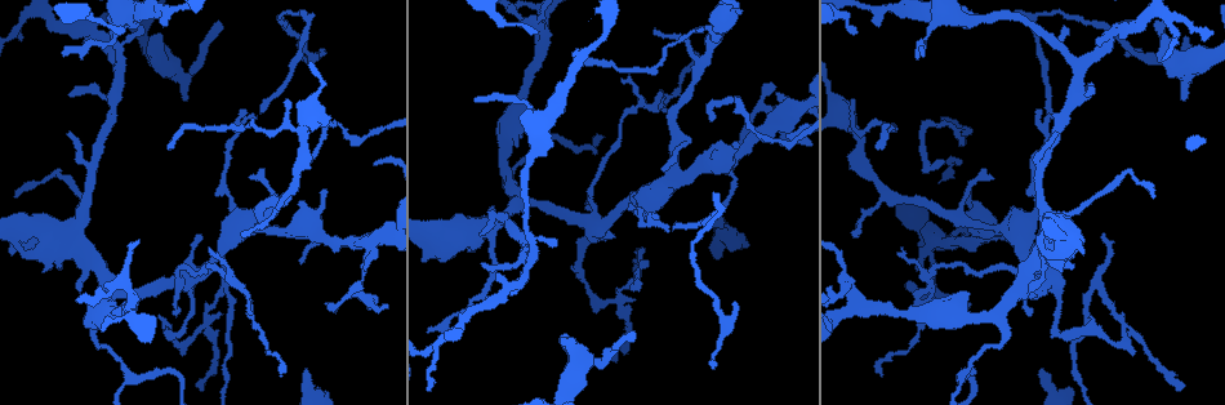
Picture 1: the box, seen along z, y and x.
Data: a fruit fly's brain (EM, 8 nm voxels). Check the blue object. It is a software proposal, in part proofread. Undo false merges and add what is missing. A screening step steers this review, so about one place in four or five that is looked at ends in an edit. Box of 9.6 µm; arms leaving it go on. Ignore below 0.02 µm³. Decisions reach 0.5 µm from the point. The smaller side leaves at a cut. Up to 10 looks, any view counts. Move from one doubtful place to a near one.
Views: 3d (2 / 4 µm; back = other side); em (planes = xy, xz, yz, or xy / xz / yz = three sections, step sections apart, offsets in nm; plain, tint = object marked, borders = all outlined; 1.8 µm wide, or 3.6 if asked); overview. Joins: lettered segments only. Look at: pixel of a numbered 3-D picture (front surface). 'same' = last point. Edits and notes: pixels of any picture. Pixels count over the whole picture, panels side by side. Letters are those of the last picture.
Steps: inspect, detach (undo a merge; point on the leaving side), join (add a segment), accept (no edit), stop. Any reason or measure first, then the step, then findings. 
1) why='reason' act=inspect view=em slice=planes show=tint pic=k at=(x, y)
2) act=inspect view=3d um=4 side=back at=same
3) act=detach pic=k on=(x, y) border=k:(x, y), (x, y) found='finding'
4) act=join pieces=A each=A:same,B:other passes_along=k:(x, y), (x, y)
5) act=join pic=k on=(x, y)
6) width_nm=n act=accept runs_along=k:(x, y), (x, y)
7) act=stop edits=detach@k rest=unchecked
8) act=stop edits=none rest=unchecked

why='thin end' act=inspect view=em slice=planes show=borders pic=1 at=(430, 391)

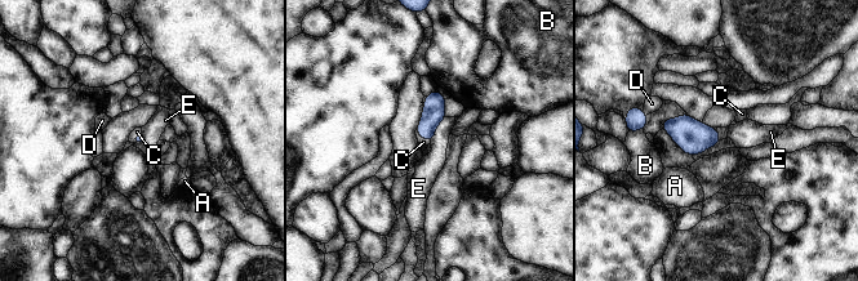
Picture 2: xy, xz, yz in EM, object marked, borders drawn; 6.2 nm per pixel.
act=join pieces=C each=A:other,B:other,C:same,D:other,E:other passes_along=2:(434, 111), (422, 137), (423, 142) found='it goes on there'

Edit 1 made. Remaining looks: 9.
act=inspect view=overview

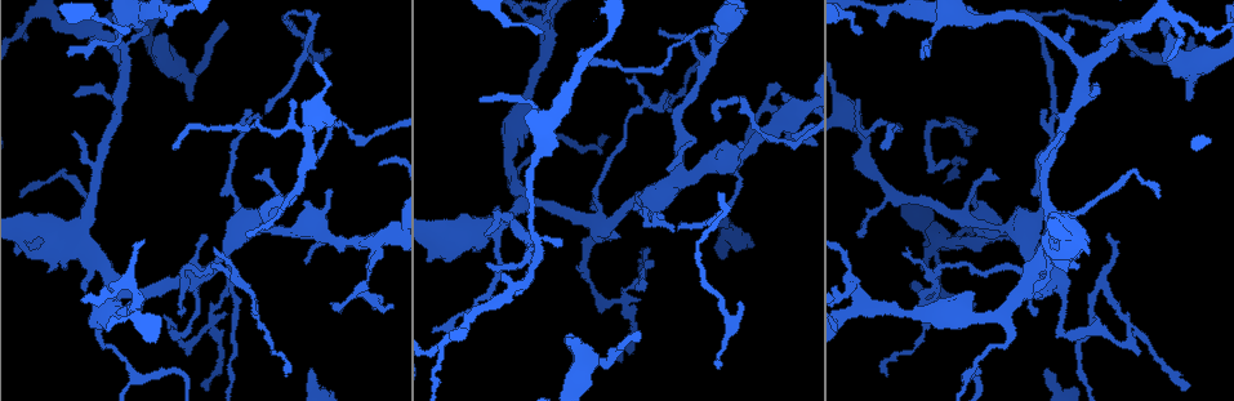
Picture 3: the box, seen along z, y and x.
why='an open end' act=inspect view=em slice=planes show=borders pic=3 at=(637, 330)

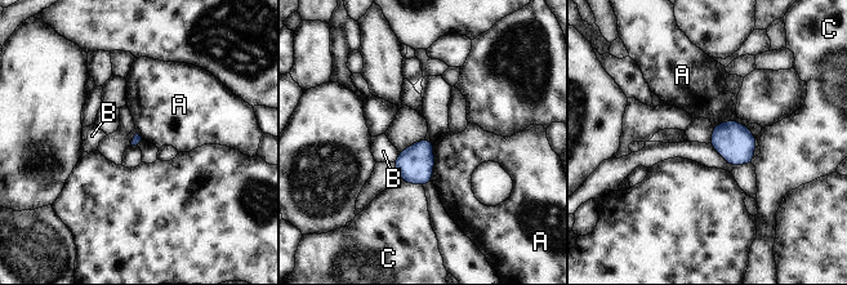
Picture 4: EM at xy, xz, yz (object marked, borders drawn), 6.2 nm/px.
act=accept each=A:other,B:other,C:other border=4:(433, 143), (433, 173), (429, 181) found='no lettered segment goes on from it'

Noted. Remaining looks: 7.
why='four-way junction' act=inspect view=3d um=2 side=back pic=3 at=(194, 281)

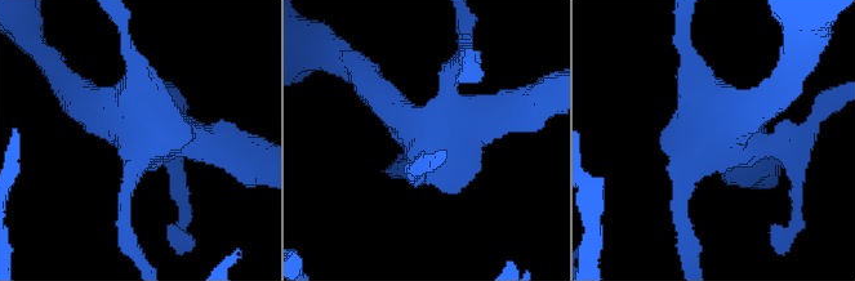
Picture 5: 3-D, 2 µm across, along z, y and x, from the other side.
act=inspect view=em slice=xz step=4 show=tint pic=5 at=(144, 134)

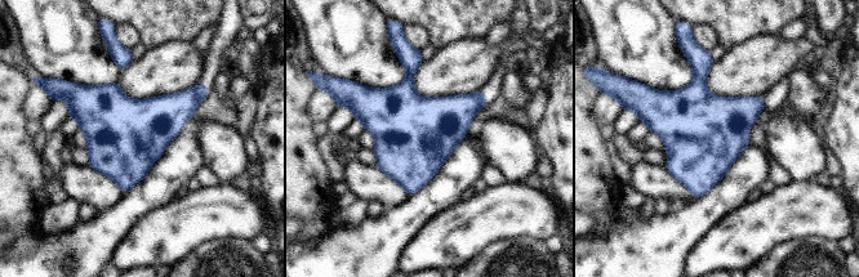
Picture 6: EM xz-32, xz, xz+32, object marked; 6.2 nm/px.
act=inspect view=em slice=planes show=borders at=same

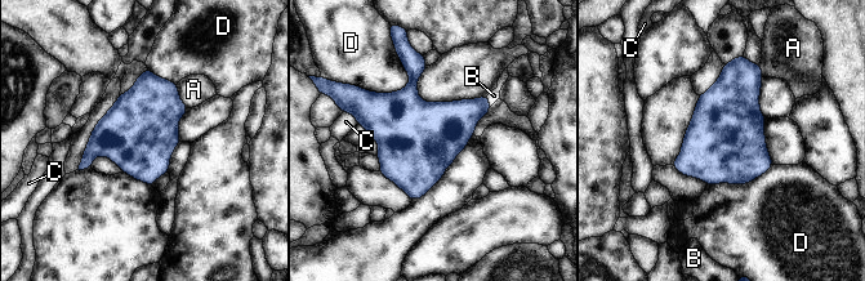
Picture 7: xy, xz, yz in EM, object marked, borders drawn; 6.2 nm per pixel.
act=accept each=A:other,B:other,C:other,D:other border=7:(410, 76), (396, 92), (362, 89) found='all the same cell'

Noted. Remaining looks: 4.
why='abrupt turn' act=inspect view=em slice=planes show=borders pic=3 at=(549, 39)

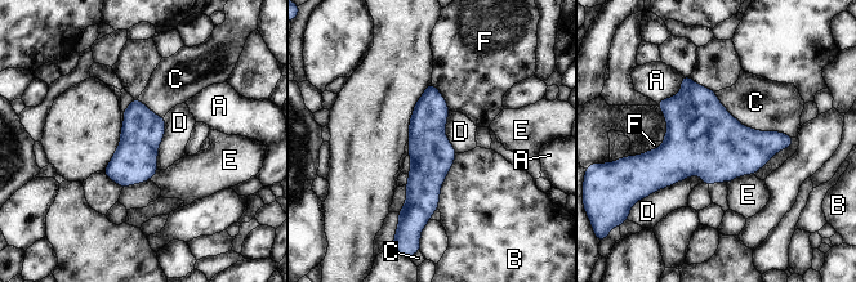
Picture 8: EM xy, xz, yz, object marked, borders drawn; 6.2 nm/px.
act=accept each=A:other,B:other,C:other,D:other,E:other,F:other found='all the same cell'

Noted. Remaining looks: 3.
act=stop edits=join@2 rest=unchecked

